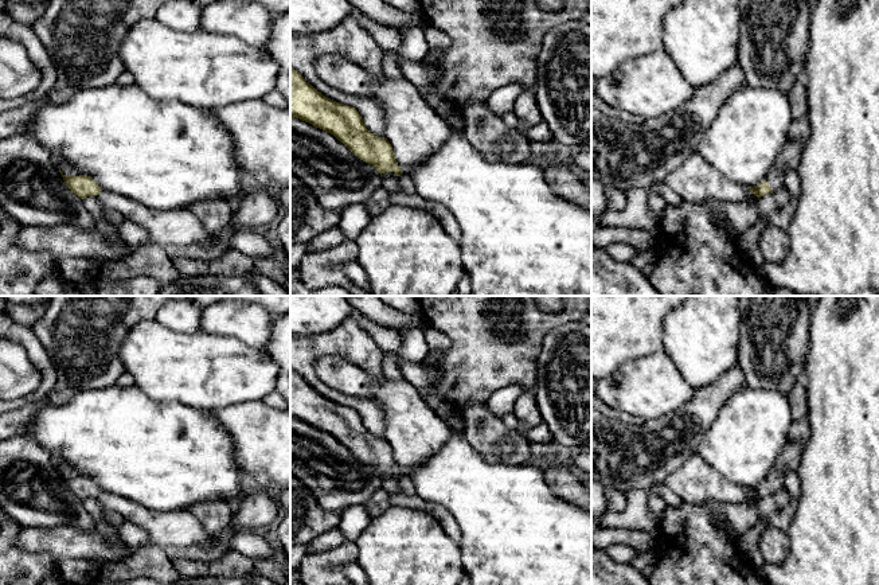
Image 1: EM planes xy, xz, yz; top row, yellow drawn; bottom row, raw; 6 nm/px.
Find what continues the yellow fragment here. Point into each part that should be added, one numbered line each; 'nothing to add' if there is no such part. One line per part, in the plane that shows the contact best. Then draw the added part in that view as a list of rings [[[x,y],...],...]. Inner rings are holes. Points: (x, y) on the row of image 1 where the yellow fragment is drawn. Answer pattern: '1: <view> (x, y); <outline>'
1: xy (67, 170); [[[62,160],[58,163],[60,171],[63,172],[63,175],[66,176],[79,176],[82,175],[81,172],[77,171],[77,168],[74,168],[70,163]]]

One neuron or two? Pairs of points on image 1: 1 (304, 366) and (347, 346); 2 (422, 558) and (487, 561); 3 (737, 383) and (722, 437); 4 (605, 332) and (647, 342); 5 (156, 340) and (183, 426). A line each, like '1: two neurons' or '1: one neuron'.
1: one neuron
2: two neurons
3: two neurons
4: one neuron
5: two neurons

